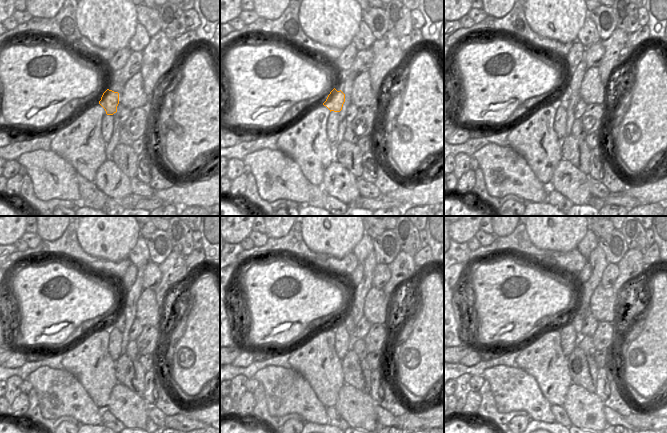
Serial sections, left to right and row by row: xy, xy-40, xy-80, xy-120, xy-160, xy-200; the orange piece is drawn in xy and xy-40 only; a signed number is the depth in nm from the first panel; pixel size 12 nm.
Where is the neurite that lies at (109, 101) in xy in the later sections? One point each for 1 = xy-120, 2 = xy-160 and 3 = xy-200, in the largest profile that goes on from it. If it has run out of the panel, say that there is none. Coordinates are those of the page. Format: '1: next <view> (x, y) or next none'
1: next xy-120 (123, 324)
2: next xy-160 (350, 322)
3: next xy-200 (580, 313)

